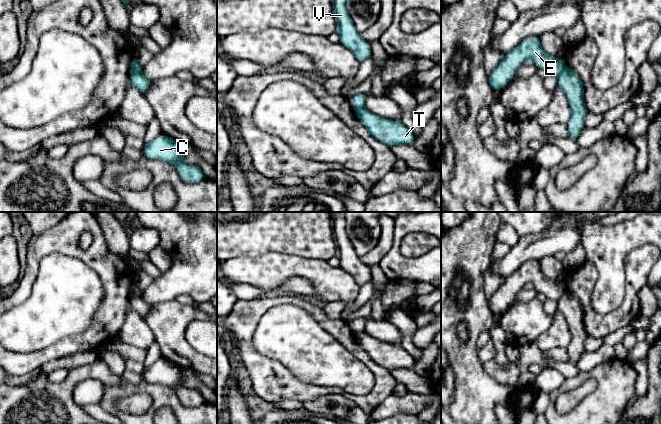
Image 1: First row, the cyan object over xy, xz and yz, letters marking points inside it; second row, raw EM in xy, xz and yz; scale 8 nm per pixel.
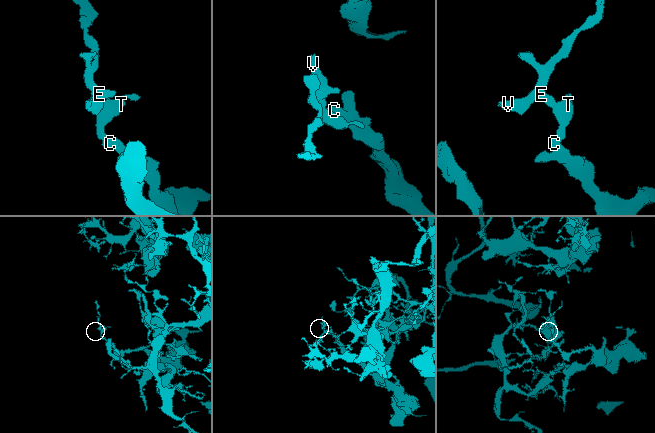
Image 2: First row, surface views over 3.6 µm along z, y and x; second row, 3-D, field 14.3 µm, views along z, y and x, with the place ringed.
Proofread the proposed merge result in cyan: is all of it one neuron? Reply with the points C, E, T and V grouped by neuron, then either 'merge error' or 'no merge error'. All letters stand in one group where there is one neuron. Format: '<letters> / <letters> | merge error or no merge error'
C T / E V | merge error

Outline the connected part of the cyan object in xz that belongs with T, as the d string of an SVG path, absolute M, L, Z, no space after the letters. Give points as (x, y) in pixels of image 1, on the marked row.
M365 107L355 109L358 119L372 137L385 145L412 145L415 135L401 122L385 119Z

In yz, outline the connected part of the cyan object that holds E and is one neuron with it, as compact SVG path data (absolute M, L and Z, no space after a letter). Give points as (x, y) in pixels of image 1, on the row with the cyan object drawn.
M528 36L506 53L504 59L490 72L488 84L493 91L504 87L527 59L543 69L547 75L558 77L565 65L556 57L548 56L541 47L540 37Z

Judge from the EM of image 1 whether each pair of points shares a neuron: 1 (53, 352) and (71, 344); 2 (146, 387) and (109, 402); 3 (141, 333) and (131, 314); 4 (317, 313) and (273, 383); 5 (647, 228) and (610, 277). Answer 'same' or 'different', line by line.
1: same
2: same
3: same
4: same
5: same

